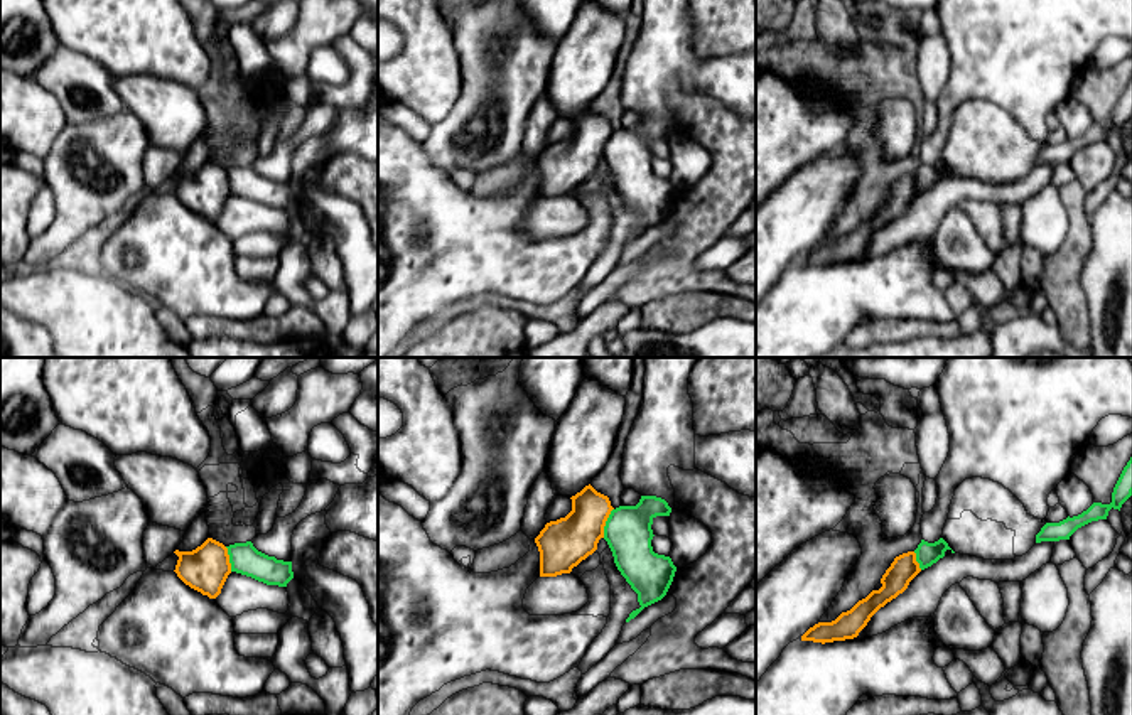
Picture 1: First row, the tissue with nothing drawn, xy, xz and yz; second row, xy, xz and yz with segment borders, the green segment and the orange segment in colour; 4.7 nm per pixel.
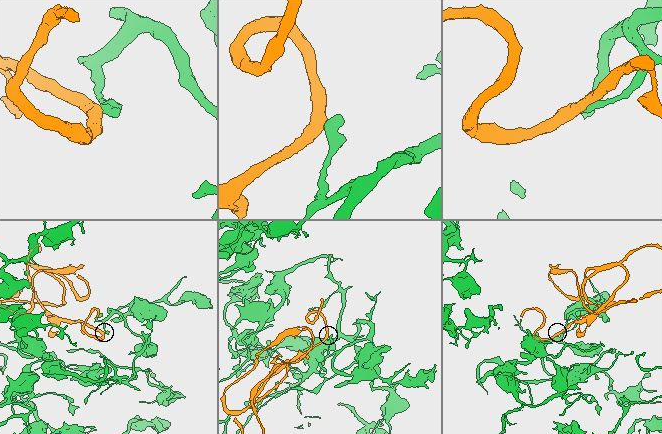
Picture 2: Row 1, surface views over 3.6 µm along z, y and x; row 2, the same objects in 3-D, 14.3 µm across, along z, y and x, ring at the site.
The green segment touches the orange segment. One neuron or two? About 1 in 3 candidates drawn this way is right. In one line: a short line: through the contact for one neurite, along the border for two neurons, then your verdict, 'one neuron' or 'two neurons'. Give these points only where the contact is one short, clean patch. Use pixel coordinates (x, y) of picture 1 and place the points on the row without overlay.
line xz (613, 130), (603, 159); two neurons

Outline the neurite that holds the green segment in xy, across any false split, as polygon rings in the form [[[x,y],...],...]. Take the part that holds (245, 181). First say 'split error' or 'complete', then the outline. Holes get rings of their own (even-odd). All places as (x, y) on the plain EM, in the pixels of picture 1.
complete; [[[251,164],[226,169],[231,194],[251,199],[267,207],[287,209],[294,201],[292,184],[277,182],[258,174]]]

